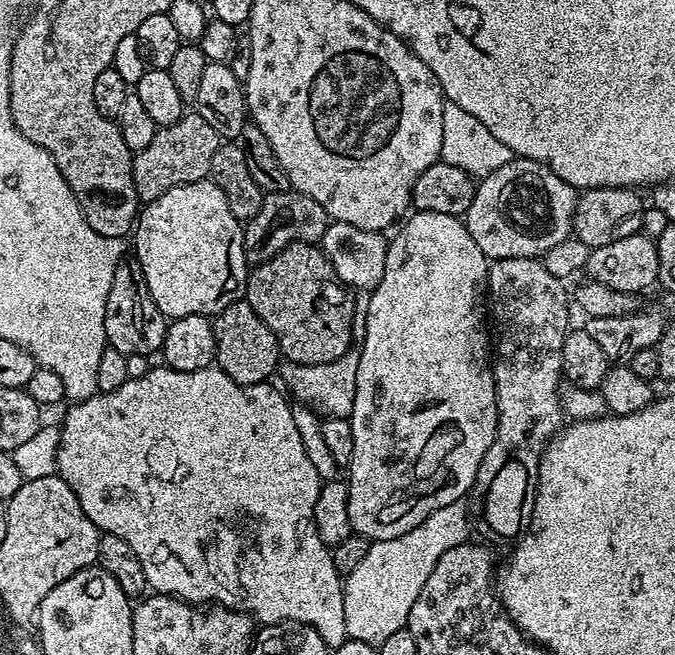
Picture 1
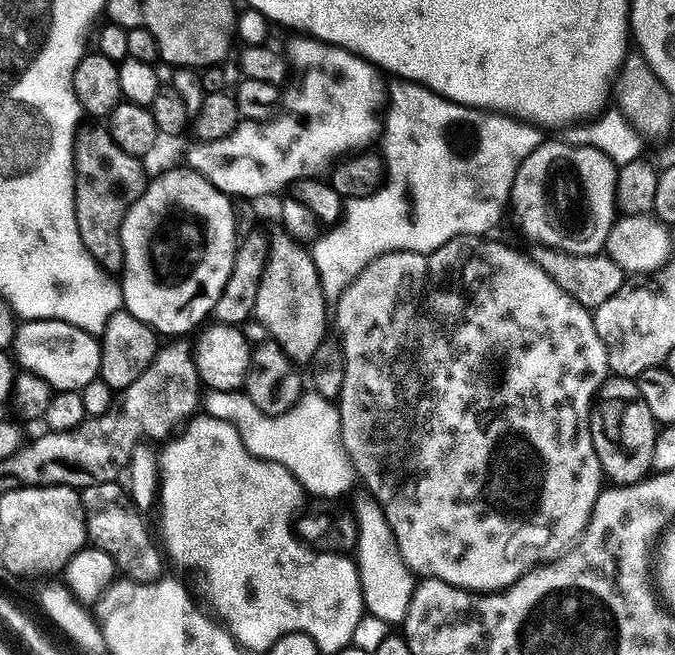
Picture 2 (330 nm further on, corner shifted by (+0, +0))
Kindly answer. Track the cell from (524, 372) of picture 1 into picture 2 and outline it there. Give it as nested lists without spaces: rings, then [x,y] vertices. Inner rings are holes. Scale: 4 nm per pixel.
[[[459,236],[427,255],[414,252],[382,254],[374,263],[366,266],[366,270],[334,304],[334,328],[340,331],[338,343],[344,350],[344,381],[338,397],[342,442],[356,467],[356,473],[368,486],[367,491],[381,504],[409,570],[417,577],[450,582],[473,592],[495,592],[509,588],[527,572],[567,552],[584,533],[594,510],[594,502],[602,491],[602,473],[592,441],[592,408],[594,412],[594,401],[610,375],[606,346],[602,346],[602,338],[598,338],[598,330],[594,330],[592,312],[570,298],[570,294],[566,294],[566,290],[562,290],[562,286],[558,286],[558,282],[554,282],[554,278],[550,278],[542,266],[534,263],[531,255],[524,253],[523,256],[508,244],[488,239],[492,238]],[[427,300],[428,309],[424,316],[400,316],[397,320],[388,316],[388,312],[396,312],[399,308],[408,312],[412,304],[424,304]],[[570,346],[574,346],[574,352],[584,352],[584,358],[594,358],[594,362],[570,362]],[[546,372],[554,376],[552,390],[562,390],[558,392],[558,398],[564,400],[558,400],[558,404],[546,404]],[[404,400],[408,403],[412,421],[408,424],[408,433],[400,437],[396,436],[396,416],[403,414]],[[548,408],[562,410],[562,414],[556,416],[580,414],[580,418],[550,418],[552,412]]]

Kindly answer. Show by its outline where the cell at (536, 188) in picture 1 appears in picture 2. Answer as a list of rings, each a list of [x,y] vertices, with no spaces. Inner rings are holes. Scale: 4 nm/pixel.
[[[552,140],[549,142],[541,142],[537,148],[532,151],[527,158],[522,162],[522,166],[518,166],[516,177],[512,183],[512,195],[510,197],[511,211],[516,211],[516,224],[529,236],[533,241],[531,242],[536,246],[543,246],[545,248],[557,248],[563,252],[570,254],[590,254],[591,256],[597,255],[603,249],[606,238],[612,229],[612,223],[618,218],[618,209],[616,206],[616,170],[617,165],[613,164],[612,159],[606,154],[602,154],[602,150],[592,147],[591,144],[577,144],[569,142],[563,144],[560,140]]]

